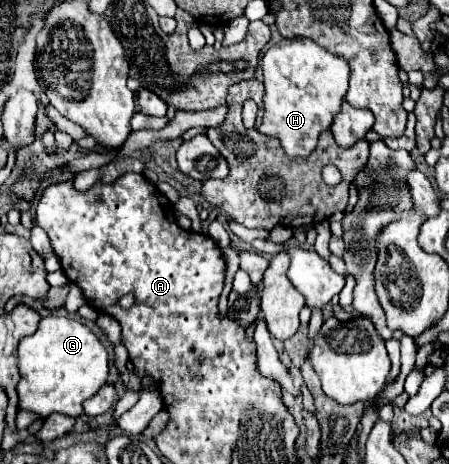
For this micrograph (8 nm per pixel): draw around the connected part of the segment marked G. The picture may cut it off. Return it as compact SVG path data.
M66 316L42 318L38 330L18 346L18 406L36 412L40 418L48 418L52 412L78 418L82 402L96 396L106 384L108 364L110 356L104 344L86 324Z

